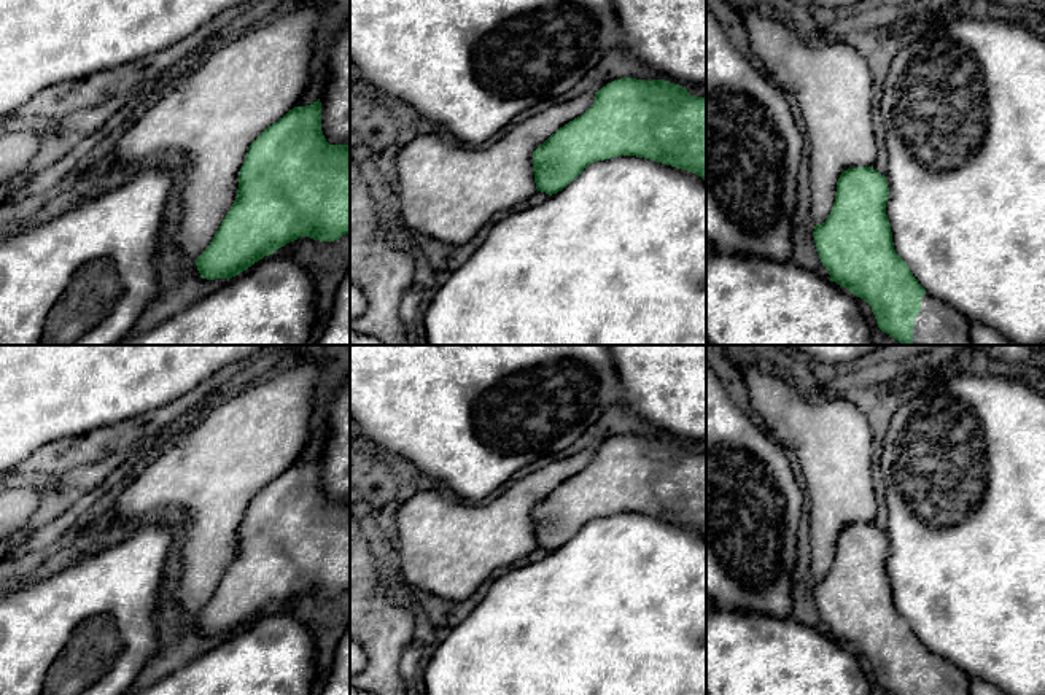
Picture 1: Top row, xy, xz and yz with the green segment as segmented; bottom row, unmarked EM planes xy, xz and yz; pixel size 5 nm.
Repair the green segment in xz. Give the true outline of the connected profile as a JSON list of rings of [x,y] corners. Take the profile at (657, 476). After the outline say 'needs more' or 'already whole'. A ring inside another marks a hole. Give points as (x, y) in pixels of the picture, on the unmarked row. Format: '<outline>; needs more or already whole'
[[[620,434],[595,448],[593,461],[574,474],[533,507],[536,546],[557,550],[596,517],[636,512],[700,531],[706,538],[706,453],[695,453],[686,444],[665,436]]]; already whole

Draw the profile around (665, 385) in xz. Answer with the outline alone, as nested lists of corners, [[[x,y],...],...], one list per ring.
[[[608,345],[620,377],[619,406],[627,407],[647,423],[655,425],[662,436],[682,444],[706,442],[706,345]]]

